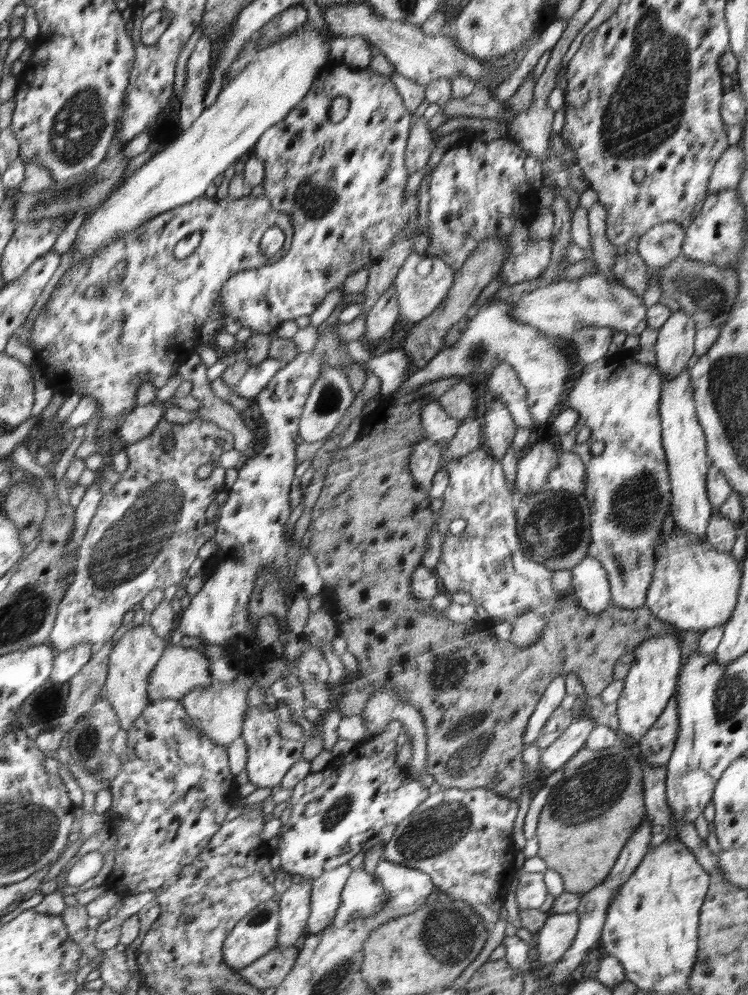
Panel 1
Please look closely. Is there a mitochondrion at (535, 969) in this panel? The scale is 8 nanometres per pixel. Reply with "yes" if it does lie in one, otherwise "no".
no

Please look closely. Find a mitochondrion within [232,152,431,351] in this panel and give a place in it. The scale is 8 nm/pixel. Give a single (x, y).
(314, 199)

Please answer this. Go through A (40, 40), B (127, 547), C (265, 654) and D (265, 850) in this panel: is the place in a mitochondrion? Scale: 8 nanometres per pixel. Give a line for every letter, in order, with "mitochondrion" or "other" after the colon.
A: other
B: mitochondrion
C: other
D: other

